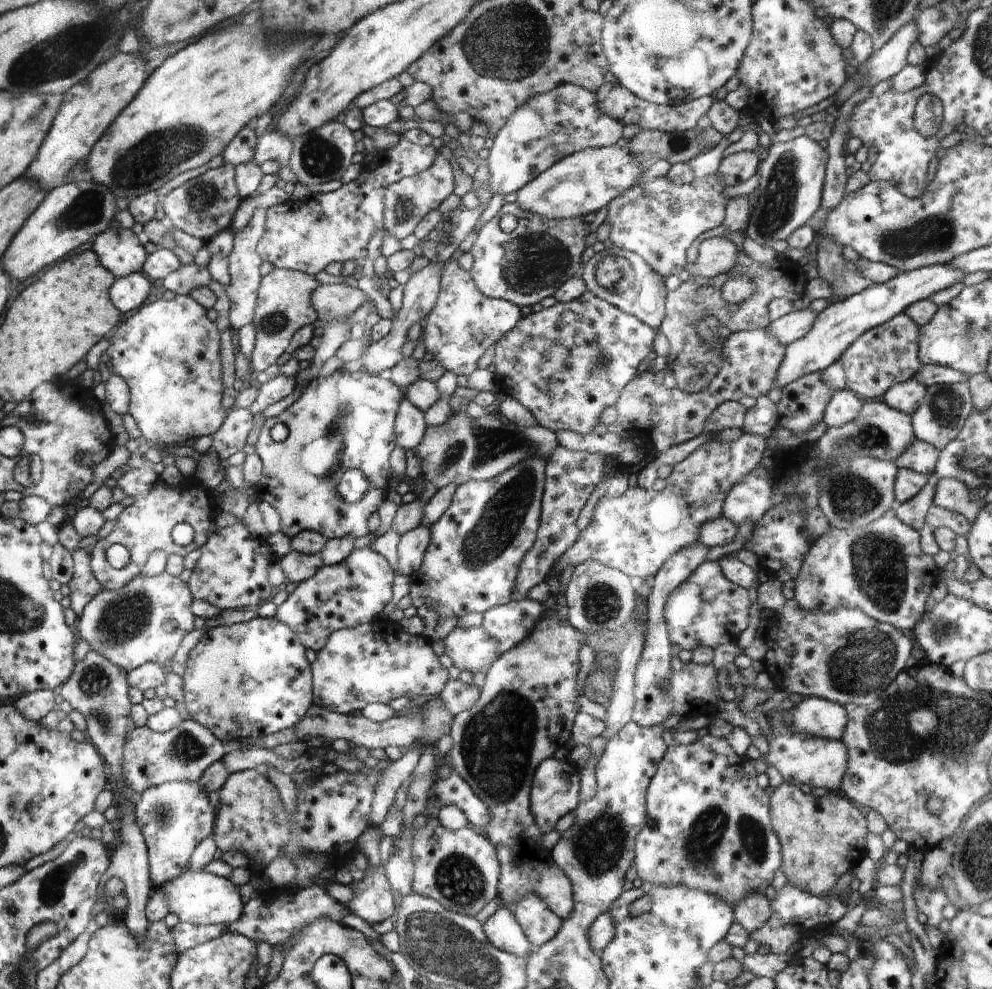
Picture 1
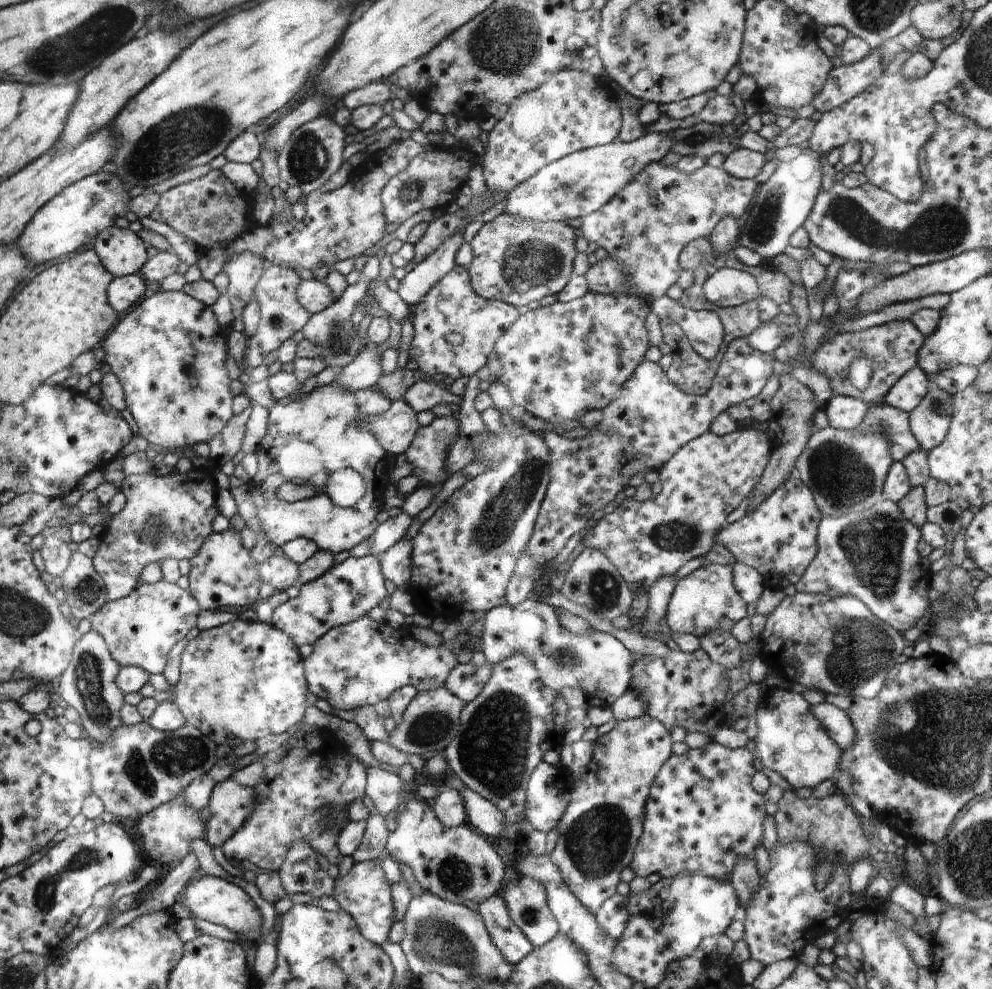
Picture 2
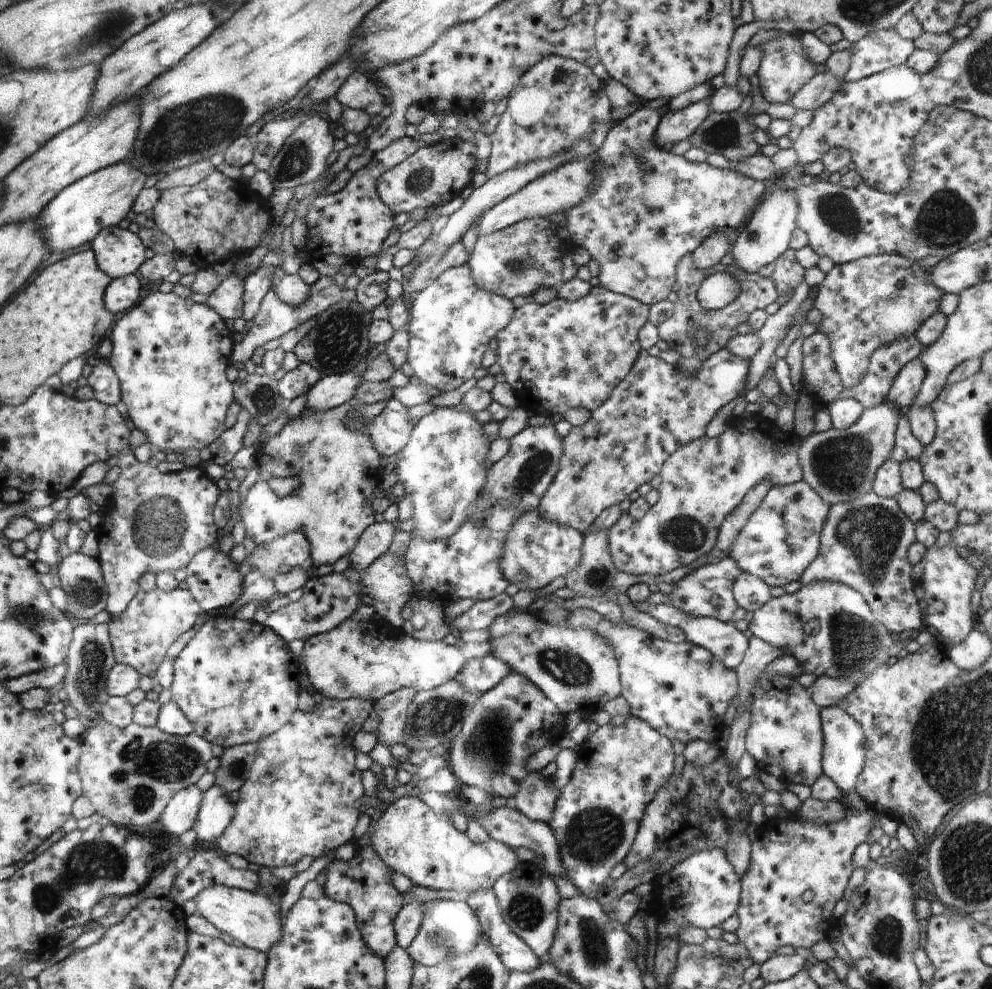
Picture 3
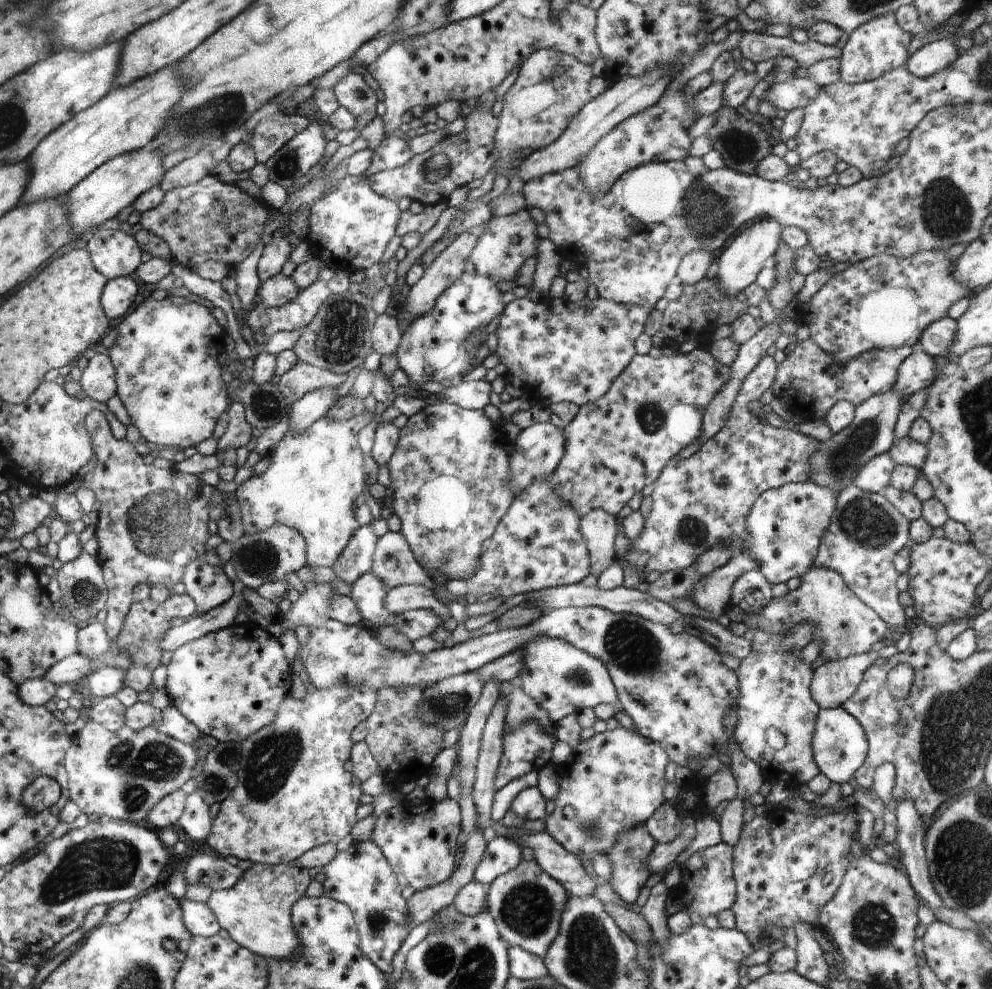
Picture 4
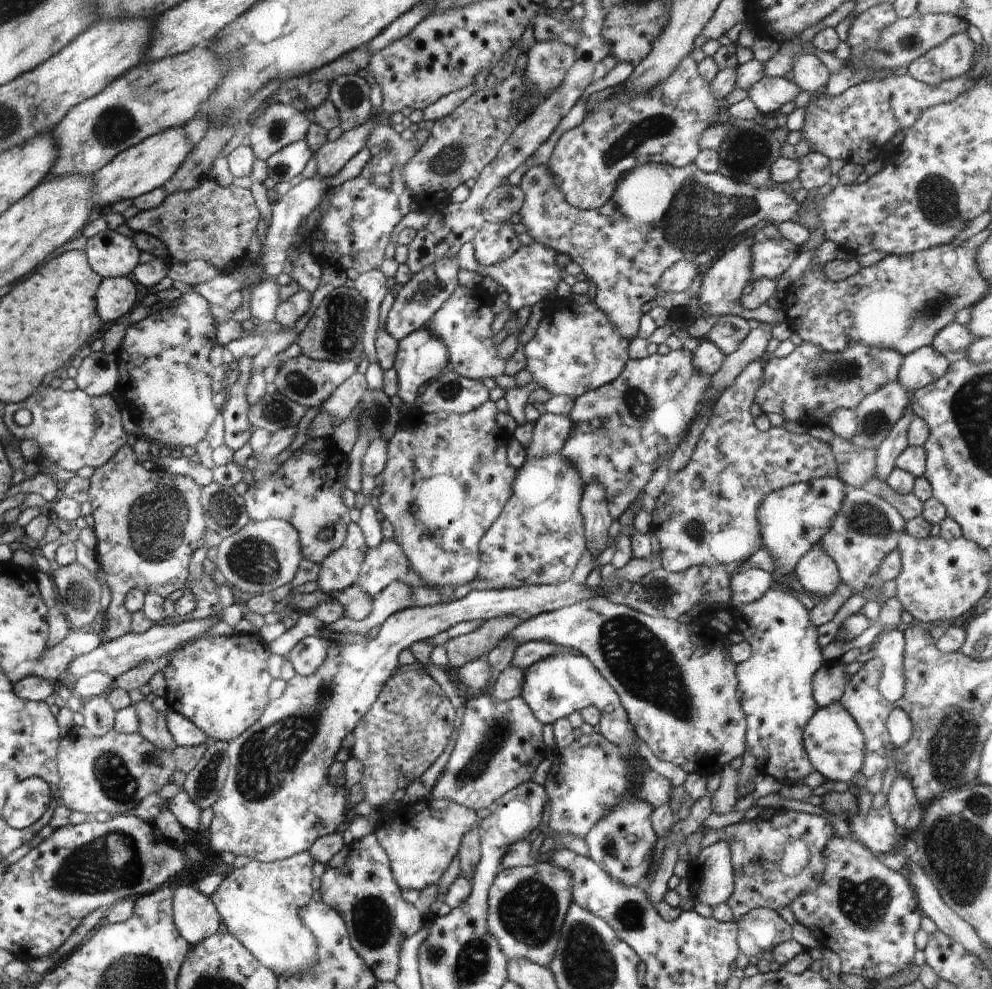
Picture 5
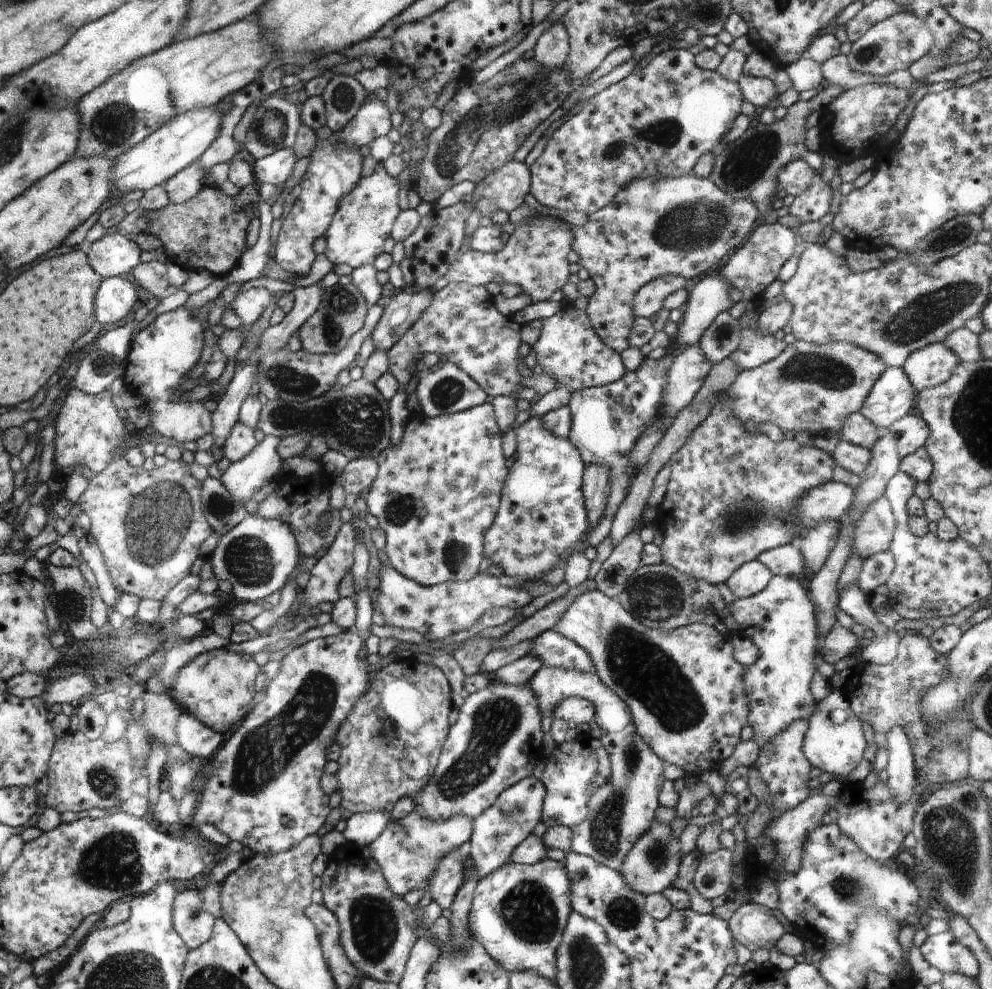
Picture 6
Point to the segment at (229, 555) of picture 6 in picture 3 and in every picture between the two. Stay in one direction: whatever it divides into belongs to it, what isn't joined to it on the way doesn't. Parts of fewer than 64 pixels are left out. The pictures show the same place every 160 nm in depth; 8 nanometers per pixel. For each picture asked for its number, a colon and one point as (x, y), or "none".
3: (293, 550)
4: (264, 556)
5: (264, 555)

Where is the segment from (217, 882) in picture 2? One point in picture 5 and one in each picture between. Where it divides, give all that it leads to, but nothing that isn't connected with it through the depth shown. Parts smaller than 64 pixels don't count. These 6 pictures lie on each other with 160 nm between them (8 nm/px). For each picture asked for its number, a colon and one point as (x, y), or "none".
3: (253, 919)
4: (256, 912)
5: (260, 903)

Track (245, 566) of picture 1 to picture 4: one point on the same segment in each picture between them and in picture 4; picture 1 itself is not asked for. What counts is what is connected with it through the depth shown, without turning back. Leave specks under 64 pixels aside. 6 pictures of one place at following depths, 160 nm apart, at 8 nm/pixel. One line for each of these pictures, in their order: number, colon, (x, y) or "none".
2: (223, 573)
3: (214, 581)
4: (210, 587)

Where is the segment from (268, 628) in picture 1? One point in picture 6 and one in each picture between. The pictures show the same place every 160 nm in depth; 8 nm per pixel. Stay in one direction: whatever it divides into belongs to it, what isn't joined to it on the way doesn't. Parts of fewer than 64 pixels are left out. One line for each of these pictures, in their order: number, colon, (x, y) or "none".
2: (244, 680)
3: (236, 681)
4: (230, 683)
5: (220, 683)
6: (216, 687)

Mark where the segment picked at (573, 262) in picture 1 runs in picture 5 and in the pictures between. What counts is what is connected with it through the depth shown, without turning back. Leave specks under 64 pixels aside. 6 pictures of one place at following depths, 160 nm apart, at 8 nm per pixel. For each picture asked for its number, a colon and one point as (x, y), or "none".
2: (515, 261)
3: (516, 261)
4: (508, 241)
5: (494, 242)

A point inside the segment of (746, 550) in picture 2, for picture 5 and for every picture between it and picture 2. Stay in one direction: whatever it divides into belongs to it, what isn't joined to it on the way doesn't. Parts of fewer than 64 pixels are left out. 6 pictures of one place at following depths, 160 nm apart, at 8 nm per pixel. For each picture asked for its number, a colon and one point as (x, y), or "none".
3: (781, 539)
4: (785, 525)
5: (791, 520)

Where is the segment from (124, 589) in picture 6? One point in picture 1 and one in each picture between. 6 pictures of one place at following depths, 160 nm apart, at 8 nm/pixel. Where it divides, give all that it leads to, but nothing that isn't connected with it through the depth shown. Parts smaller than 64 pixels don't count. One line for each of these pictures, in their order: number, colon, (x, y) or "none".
1: (145, 526)
2: (158, 508)
3: (154, 522)
4: (152, 522)
5: (148, 523)

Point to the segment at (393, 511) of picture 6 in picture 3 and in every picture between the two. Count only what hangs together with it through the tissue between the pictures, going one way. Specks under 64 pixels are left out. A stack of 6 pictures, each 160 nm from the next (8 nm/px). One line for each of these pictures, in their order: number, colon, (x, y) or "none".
3: (442, 468)
4: (449, 472)
5: (447, 478)

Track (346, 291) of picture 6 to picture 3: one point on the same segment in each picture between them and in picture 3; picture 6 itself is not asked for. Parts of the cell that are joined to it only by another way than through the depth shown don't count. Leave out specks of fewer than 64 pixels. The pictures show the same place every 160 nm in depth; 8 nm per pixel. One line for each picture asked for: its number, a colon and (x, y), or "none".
3: (339, 340)
4: (338, 338)
5: (335, 333)

